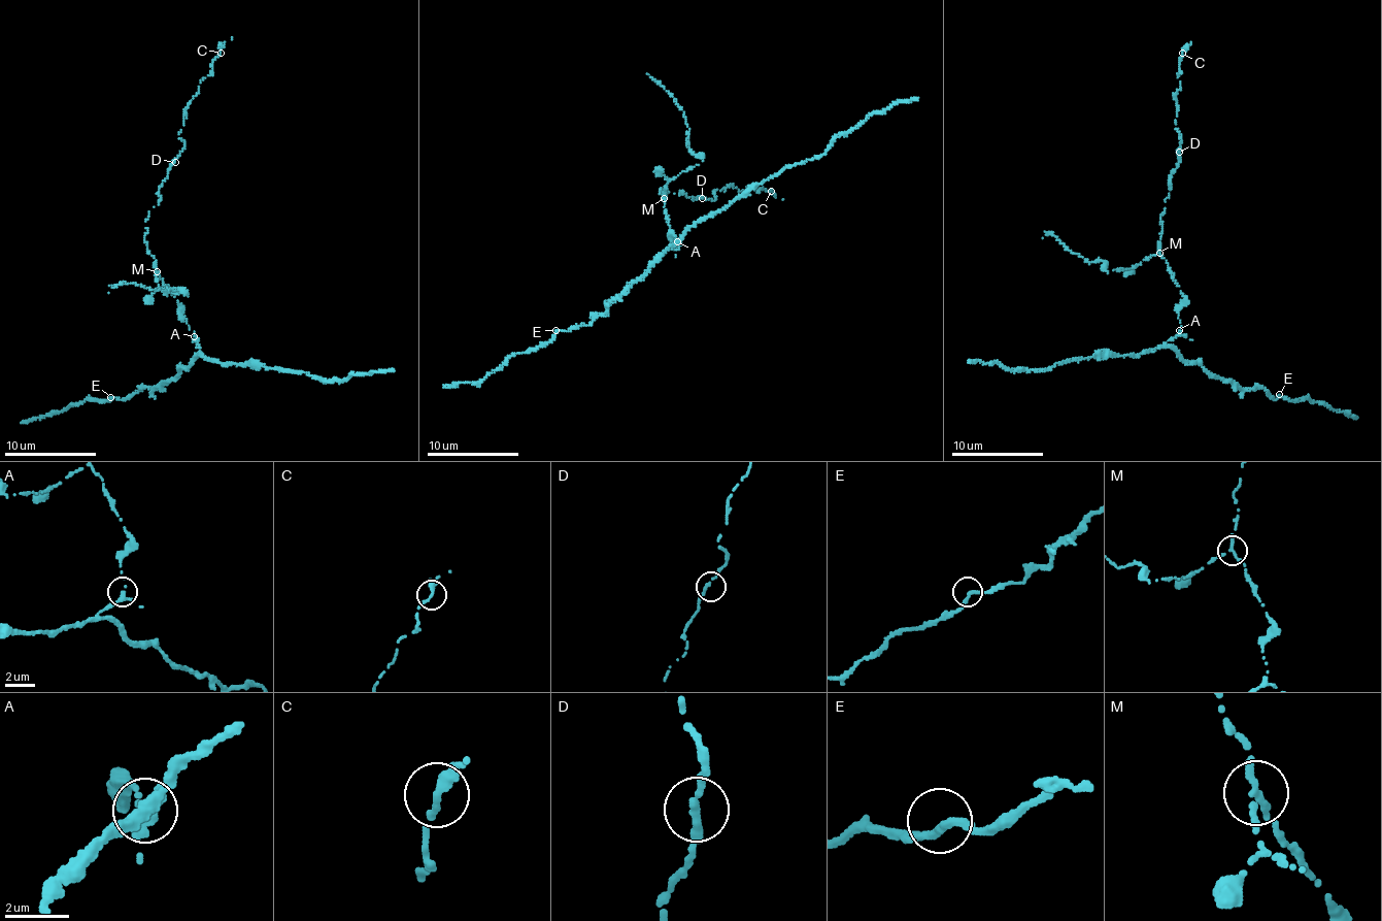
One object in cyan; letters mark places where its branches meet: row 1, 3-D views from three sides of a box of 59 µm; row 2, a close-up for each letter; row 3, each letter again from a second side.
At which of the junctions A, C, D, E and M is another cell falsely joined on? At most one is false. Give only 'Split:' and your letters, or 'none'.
Split: M

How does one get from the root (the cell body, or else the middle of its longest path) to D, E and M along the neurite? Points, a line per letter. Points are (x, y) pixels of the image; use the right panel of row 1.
D: (1184, 305), (1179, 286), (1159, 253), (1160, 215), (1169, 196), (1169, 181), (1178, 164), (1179, 152)
E: (1184, 305), (1178, 310), (1181, 330), (1166, 344), (1187, 362), (1240, 389), (1259, 386), (1273, 398), (1279, 394)
M: (1184, 305), (1179, 286), (1159, 253)

